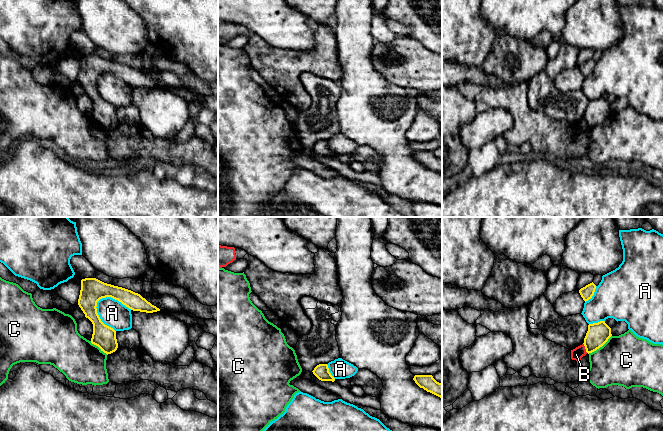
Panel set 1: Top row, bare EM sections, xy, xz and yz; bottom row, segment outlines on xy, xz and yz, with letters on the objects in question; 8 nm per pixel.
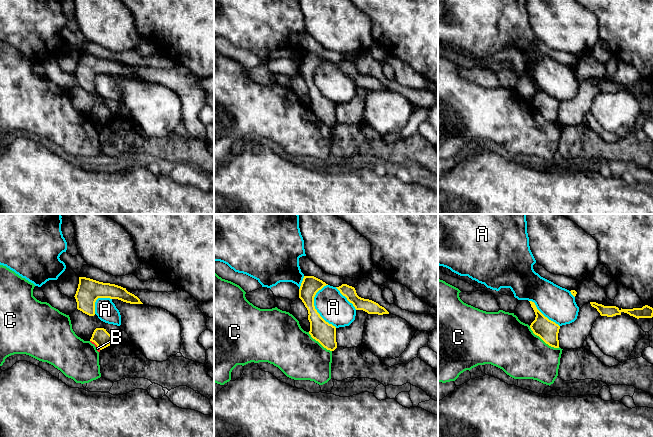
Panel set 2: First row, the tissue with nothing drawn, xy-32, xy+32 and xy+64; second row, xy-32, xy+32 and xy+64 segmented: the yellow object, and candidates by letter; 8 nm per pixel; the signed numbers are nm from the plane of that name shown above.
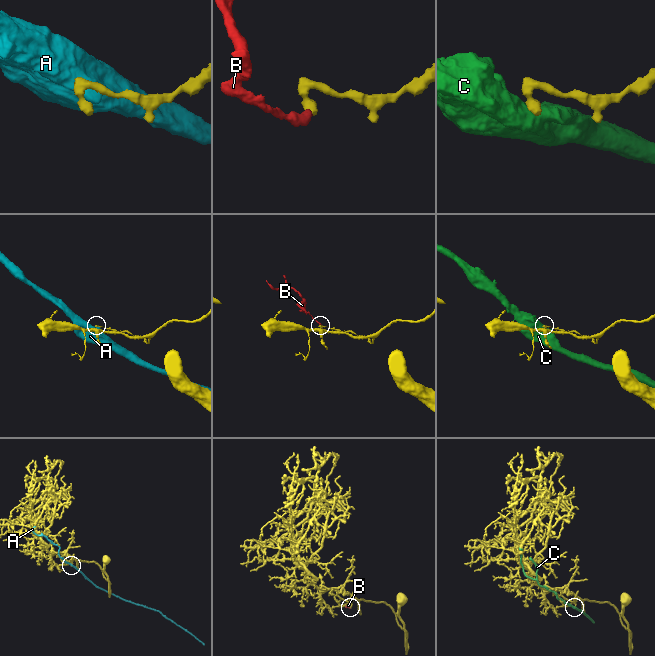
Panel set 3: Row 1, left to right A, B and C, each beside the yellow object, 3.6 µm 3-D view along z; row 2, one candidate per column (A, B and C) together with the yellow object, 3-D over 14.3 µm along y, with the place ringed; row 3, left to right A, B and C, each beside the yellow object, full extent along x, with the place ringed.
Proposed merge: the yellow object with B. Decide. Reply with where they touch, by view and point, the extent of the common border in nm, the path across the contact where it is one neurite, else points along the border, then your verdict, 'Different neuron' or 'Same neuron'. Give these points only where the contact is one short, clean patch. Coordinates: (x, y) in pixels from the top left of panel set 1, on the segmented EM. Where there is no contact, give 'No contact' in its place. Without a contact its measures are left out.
Touches yellow at yz (585, 348). Shared border 90 nm. Boundary: yz (583, 343), (587, 352). Different neuron

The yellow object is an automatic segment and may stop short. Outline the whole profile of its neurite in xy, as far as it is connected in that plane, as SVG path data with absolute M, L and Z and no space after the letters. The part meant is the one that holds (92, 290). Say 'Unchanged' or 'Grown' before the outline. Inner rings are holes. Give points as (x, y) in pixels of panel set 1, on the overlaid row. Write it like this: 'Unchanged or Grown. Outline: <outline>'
Unchanged. Outline: M96 278L82 279L78 305L93 324L91 343L108 355L117 350L118 343L116 331L105 325L97 313L97 302L106 297L118 300L133 311L153 313L160 309L131 290L104 283Z

